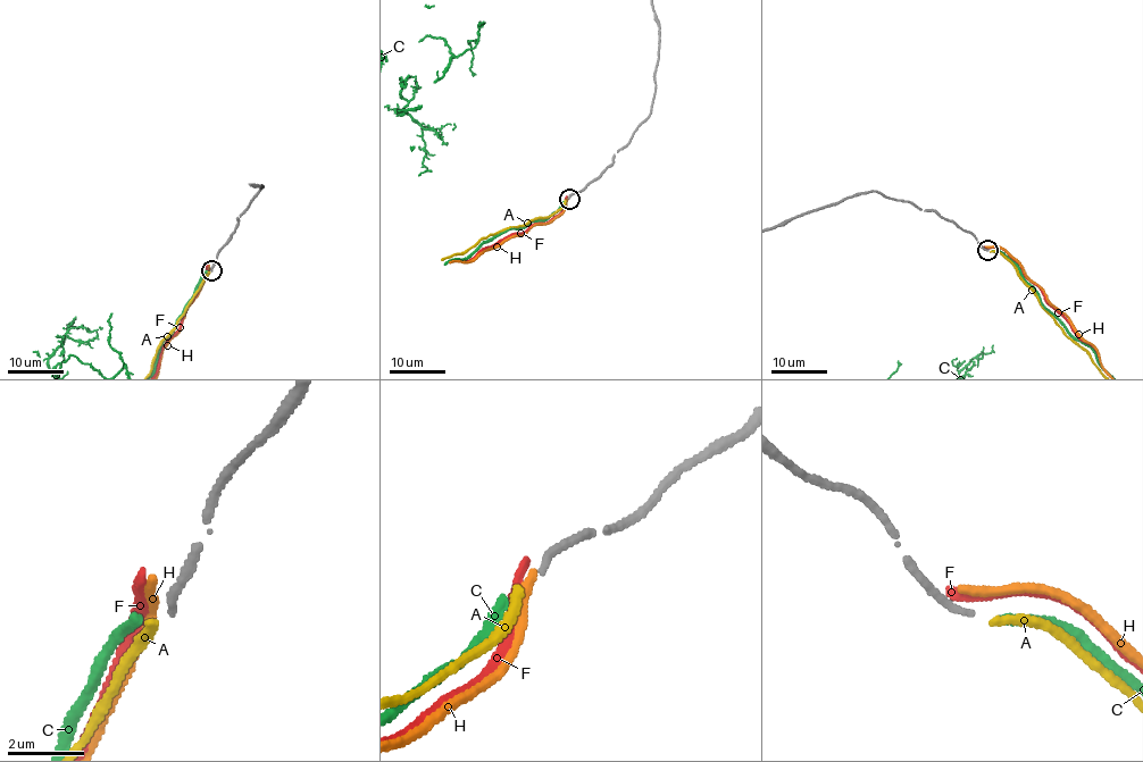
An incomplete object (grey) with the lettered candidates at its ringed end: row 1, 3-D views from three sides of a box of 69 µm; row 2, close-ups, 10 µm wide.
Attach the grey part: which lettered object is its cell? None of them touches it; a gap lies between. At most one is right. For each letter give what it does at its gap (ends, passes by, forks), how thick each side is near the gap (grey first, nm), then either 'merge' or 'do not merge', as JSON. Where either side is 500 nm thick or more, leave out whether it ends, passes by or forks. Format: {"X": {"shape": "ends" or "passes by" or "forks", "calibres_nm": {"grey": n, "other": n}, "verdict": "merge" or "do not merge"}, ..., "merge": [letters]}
{"A": {"shape": "ends", "calibres_nm": {"grey": 190, "other": 240}, "verdict": "do not merge"}, "C": {"shape": "ends", "calibres_nm": {"grey": 190, "other": 280}, "verdict": "do not merge"}, "F": {"shape": "ends", "calibres_nm": {"grey": 190, "other": 280}, "verdict": "do not merge"}, "H": {"shape": "ends", "calibres_nm": {"grey": 190, "other": 300}, "verdict": "do not merge"}, "merge": []}

